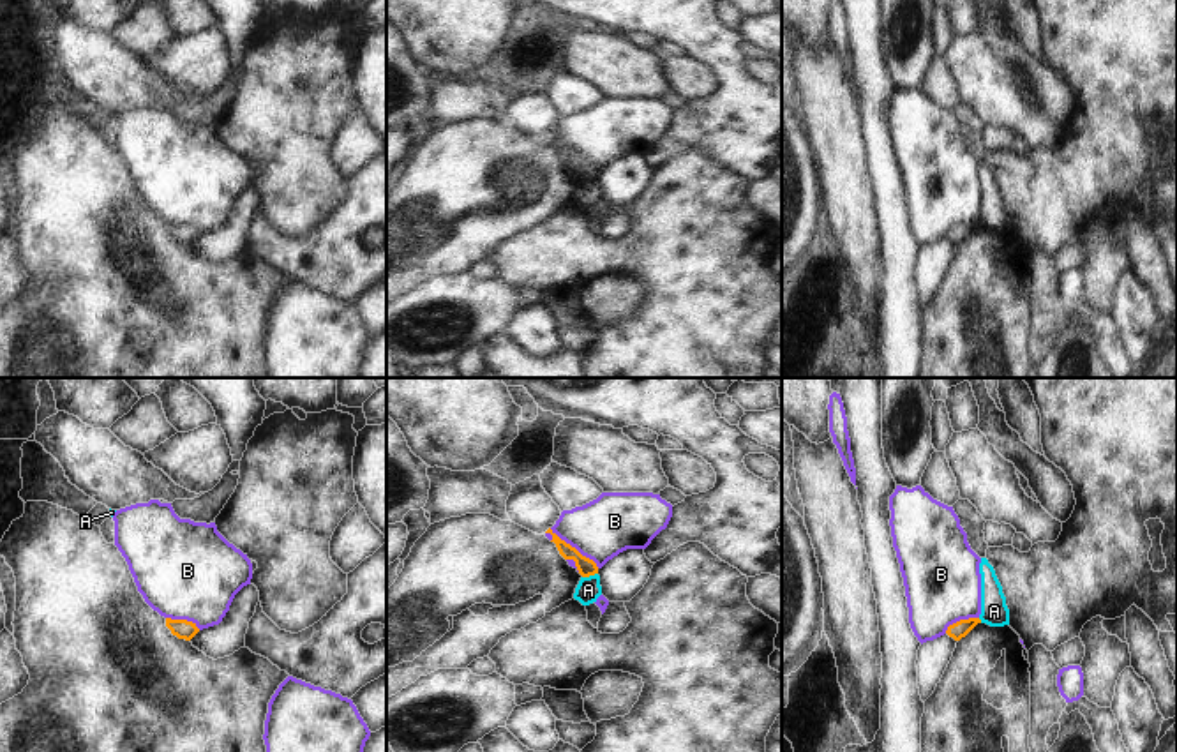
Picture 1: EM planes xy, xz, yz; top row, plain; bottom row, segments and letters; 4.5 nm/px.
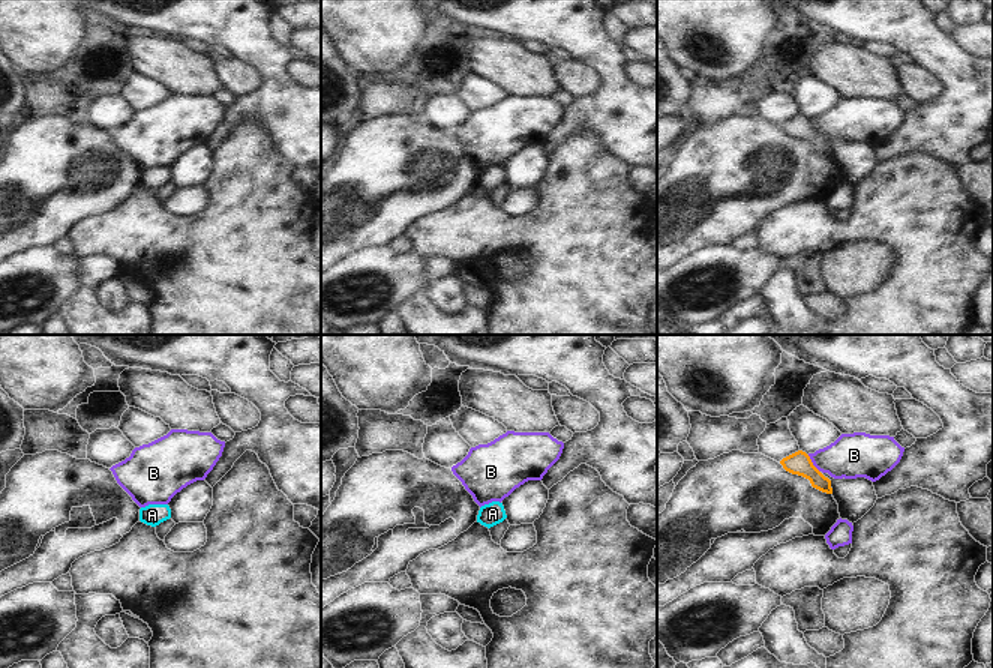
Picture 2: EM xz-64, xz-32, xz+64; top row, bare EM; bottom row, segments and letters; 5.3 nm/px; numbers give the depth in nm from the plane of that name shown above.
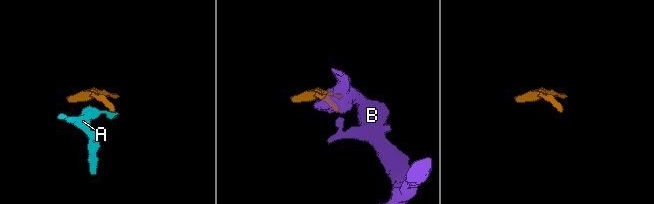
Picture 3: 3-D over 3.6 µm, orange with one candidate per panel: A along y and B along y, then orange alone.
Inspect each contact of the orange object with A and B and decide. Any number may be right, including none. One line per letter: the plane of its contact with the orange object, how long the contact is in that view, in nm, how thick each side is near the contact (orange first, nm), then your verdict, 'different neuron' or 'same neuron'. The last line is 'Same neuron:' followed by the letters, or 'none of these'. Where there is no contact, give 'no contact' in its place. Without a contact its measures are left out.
A: contact in xz; length 80 nm; calibres 90 and 110 nm; different neuron
B: contact in xz; length 300 nm; calibres 90 and 280 nm; different neuron
Same neuron: none of these

